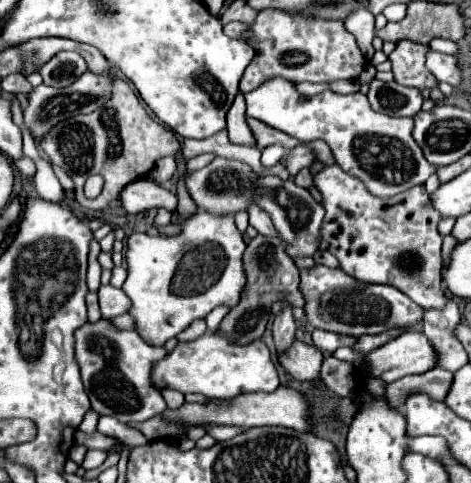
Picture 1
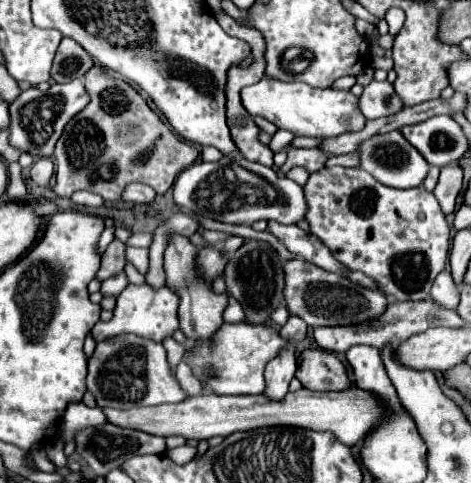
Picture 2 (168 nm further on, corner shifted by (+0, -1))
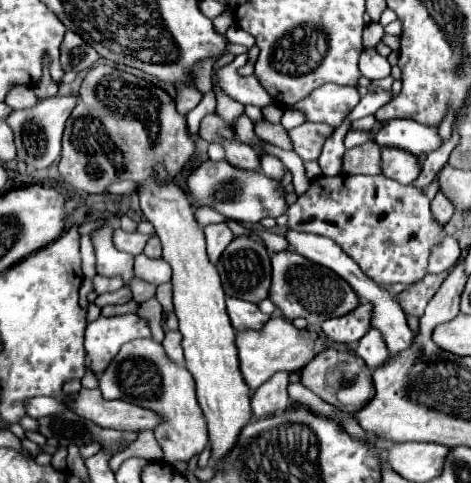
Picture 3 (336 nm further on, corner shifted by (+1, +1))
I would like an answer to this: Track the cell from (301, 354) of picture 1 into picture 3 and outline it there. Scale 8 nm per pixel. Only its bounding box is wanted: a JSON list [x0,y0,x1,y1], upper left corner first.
[301,347,373,413]

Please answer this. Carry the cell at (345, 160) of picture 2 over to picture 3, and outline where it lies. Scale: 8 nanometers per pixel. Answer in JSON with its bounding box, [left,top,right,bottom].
[343,141,379,175]

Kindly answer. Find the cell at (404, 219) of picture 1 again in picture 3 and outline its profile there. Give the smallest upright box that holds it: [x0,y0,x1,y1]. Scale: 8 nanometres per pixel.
[287,173,445,285]

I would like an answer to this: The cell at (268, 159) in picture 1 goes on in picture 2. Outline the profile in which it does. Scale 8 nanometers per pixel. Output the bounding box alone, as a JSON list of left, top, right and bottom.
[270,129,294,153]

